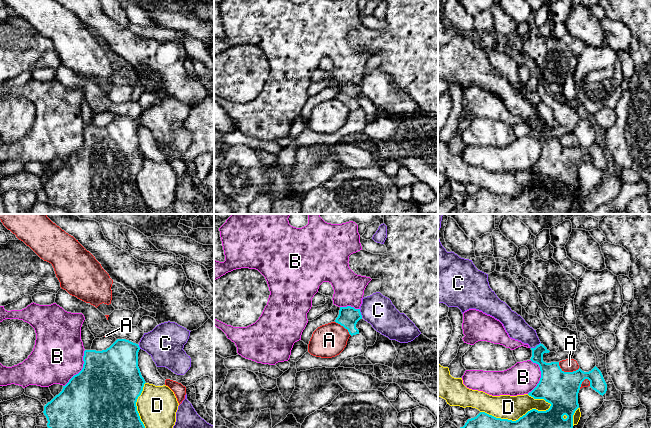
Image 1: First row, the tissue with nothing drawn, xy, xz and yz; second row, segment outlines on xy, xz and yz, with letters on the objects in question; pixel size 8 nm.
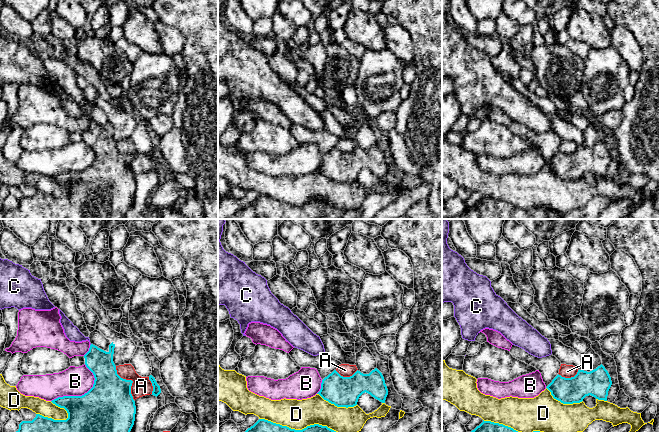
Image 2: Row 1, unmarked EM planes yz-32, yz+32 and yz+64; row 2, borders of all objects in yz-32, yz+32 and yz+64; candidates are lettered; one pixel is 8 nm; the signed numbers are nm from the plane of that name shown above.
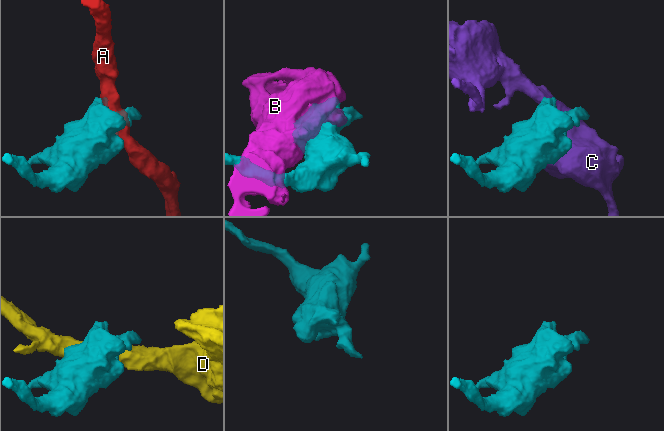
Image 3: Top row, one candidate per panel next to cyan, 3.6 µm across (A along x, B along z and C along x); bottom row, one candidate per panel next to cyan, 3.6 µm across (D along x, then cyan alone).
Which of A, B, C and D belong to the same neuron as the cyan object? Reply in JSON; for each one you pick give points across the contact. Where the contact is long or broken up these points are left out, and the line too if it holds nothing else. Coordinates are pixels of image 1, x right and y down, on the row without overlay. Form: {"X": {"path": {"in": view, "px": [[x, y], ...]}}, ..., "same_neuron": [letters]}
{"same_neuron": []}

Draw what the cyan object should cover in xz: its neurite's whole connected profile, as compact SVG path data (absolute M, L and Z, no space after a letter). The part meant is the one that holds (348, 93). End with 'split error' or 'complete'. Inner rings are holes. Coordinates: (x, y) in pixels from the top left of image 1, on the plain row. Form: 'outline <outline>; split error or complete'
outline M340 83L339 91L335 98L343 102L348 106L351 112L359 110L359 106L356 104L357 98L362 95L360 85L354 83Z; complete

